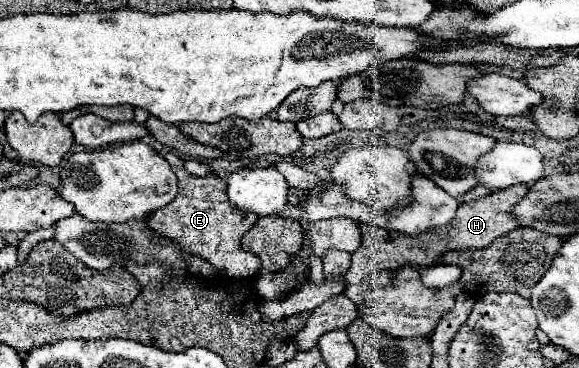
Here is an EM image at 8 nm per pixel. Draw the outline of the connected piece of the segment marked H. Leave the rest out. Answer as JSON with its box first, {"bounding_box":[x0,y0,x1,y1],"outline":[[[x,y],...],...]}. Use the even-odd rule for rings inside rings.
{"bounding_box":[344,186,532,284],"outline":[[[514,186],[514,188],[500,190],[500,192],[492,192],[474,204],[460,204],[456,218],[450,224],[446,224],[442,228],[432,228],[416,238],[400,234],[400,232],[376,228],[376,226],[362,222],[360,224],[362,226],[362,244],[352,254],[352,264],[344,278],[348,284],[358,284],[364,278],[368,278],[370,274],[376,274],[382,270],[394,270],[394,268],[400,268],[410,262],[416,266],[436,266],[440,256],[450,250],[486,248],[486,246],[490,246],[490,242],[494,238],[518,228],[514,206],[518,204],[518,200],[522,200],[526,196],[526,192],[530,192],[530,188],[532,186]]]}

